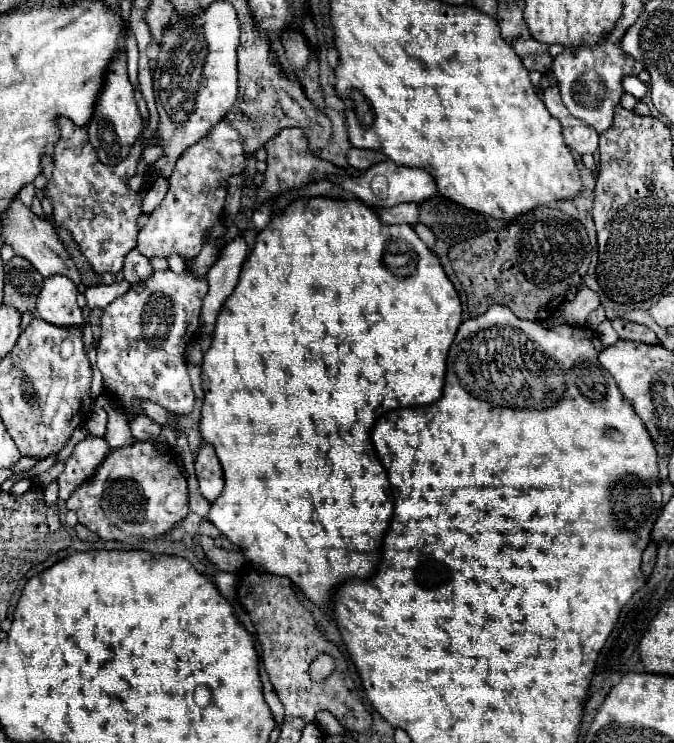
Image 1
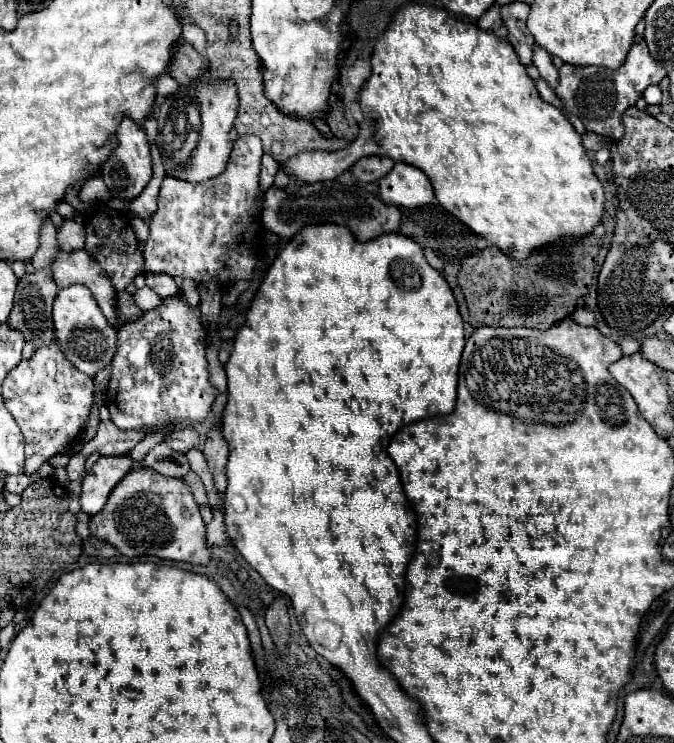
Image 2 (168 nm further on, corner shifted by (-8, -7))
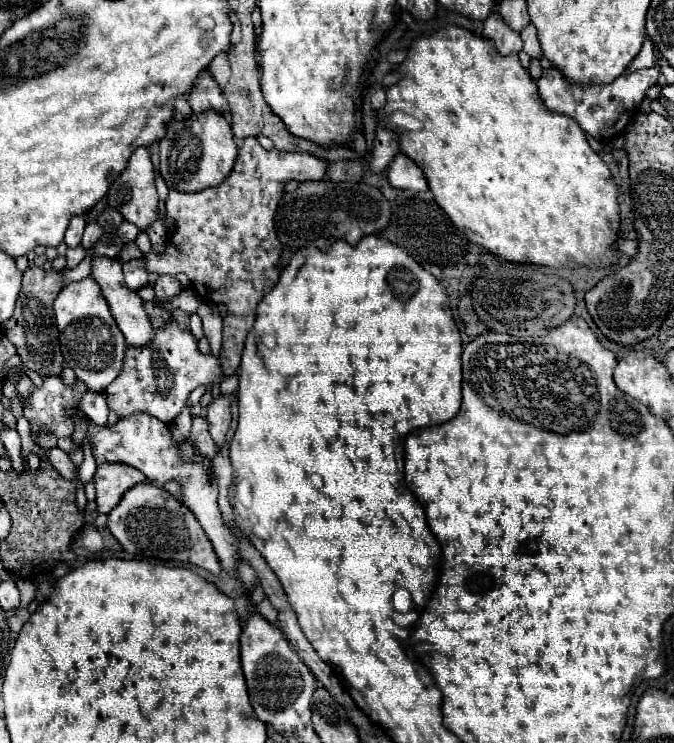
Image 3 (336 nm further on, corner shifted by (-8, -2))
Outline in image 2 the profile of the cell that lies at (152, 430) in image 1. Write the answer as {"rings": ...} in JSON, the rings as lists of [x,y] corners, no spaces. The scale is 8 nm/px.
{"rings":[[[184,428],[184,430],[174,430],[172,434],[168,434],[168,438],[164,440],[172,450],[186,454],[190,448],[198,448],[200,446],[200,436],[194,428]]]}

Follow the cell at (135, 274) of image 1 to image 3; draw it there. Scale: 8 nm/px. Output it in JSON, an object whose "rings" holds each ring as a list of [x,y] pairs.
{"rings":[[[160,275],[160,277],[156,279],[156,283],[154,283],[154,291],[156,291],[156,297],[158,297],[160,301],[166,301],[166,299],[170,299],[172,295],[180,293],[182,287],[180,287],[180,283],[178,283],[176,277],[172,277],[172,275]]]}

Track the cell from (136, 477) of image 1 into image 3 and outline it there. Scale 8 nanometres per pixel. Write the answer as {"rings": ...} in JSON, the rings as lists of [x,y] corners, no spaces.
{"rings":[[[144,481],[140,485],[130,487],[118,507],[108,513],[106,527],[130,555],[192,563],[214,575],[222,571],[216,551],[208,535],[202,531],[202,525],[198,523],[196,515],[164,487],[158,487],[152,481]]]}

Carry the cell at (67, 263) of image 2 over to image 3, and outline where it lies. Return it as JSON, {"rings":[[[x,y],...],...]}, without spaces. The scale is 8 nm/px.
{"rings":[[[94,255],[92,257],[92,277],[94,281],[100,285],[102,289],[102,295],[106,297],[108,301],[108,307],[110,307],[110,313],[116,321],[116,325],[120,327],[120,331],[124,333],[126,337],[126,343],[128,345],[134,345],[134,347],[140,347],[140,345],[146,345],[150,343],[150,339],[154,337],[154,329],[150,325],[150,319],[142,307],[142,299],[130,291],[124,283],[124,277],[122,277],[122,267],[120,267],[120,261],[118,259],[110,259],[110,257],[100,257],[100,255]]]}

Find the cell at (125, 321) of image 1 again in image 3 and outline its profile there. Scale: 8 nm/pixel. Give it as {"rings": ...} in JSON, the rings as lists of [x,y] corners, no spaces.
{"rings":[[[170,319],[154,333],[154,339],[146,347],[126,349],[124,367],[118,379],[114,379],[114,383],[110,383],[104,393],[110,411],[114,411],[118,417],[130,415],[132,409],[144,409],[144,413],[150,413],[164,423],[170,423],[186,407],[192,389],[200,385],[206,387],[222,383],[222,379],[224,375],[218,357],[204,355],[198,349],[198,341],[192,331]]]}

